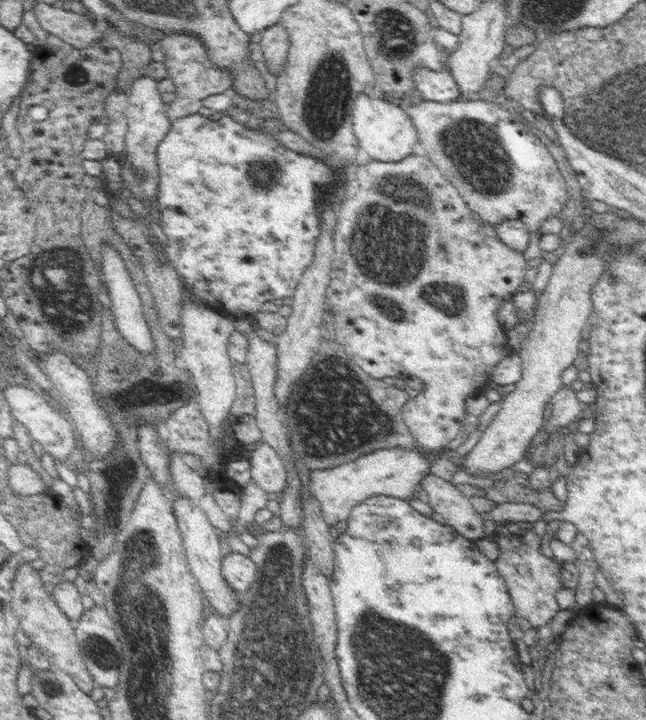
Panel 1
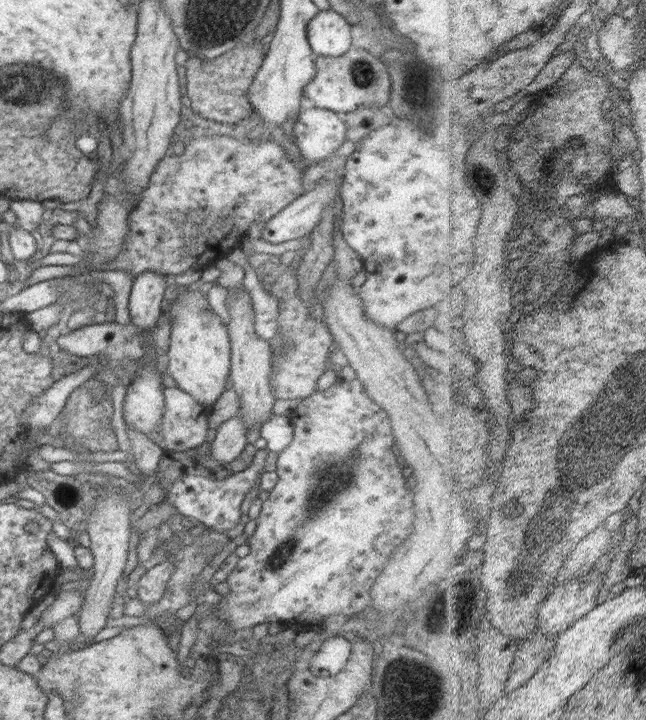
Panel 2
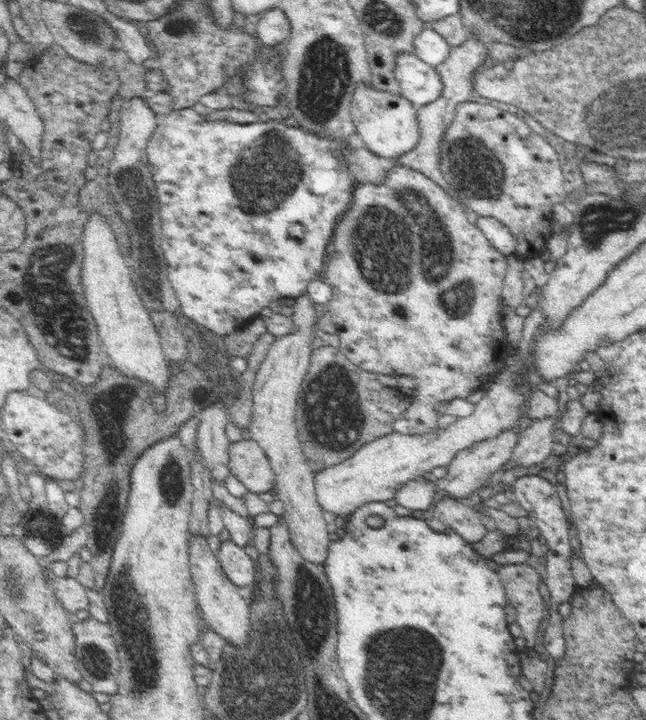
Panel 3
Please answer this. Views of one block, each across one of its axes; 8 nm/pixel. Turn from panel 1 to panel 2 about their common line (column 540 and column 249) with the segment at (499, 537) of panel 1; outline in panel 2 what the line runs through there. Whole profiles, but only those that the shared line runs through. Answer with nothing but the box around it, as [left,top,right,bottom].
[211,391,412,633]

